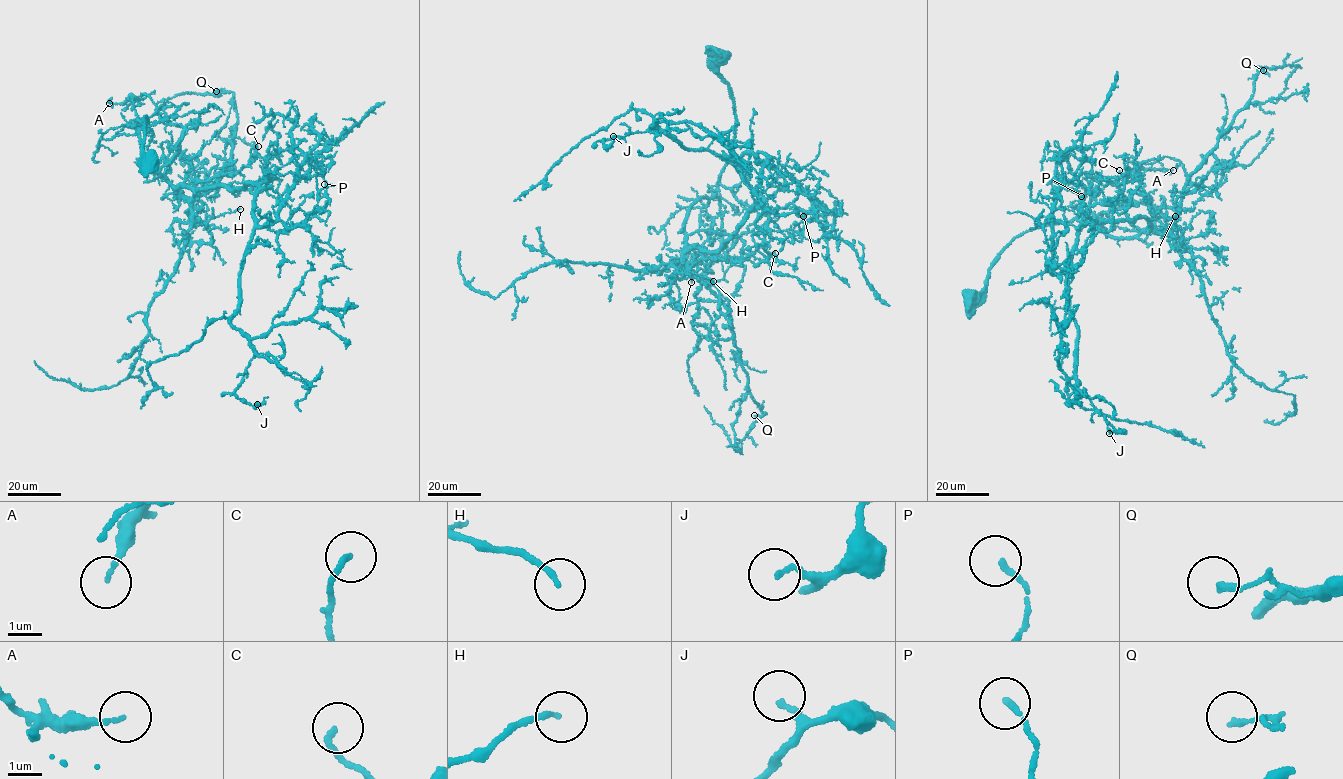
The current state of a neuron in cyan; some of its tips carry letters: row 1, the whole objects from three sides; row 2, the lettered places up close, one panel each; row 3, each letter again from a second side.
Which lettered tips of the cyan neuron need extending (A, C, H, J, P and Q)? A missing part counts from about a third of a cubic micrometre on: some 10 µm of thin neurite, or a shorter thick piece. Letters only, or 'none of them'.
none of them

